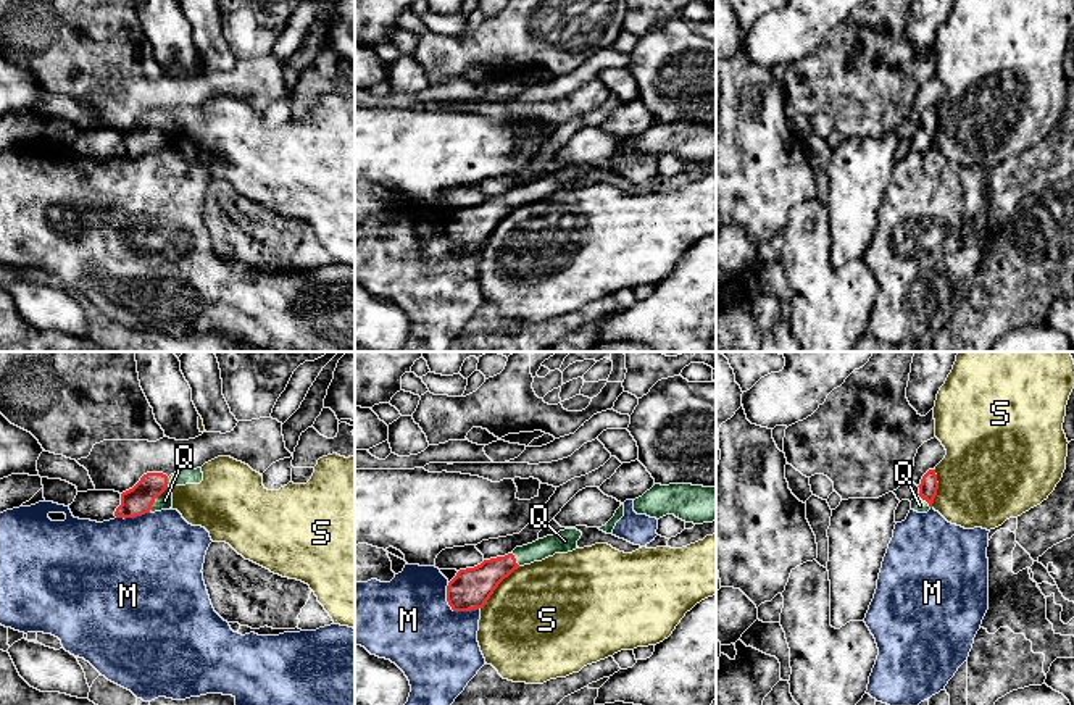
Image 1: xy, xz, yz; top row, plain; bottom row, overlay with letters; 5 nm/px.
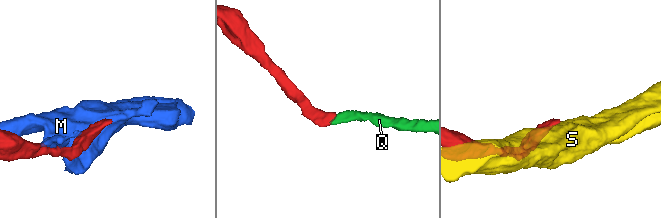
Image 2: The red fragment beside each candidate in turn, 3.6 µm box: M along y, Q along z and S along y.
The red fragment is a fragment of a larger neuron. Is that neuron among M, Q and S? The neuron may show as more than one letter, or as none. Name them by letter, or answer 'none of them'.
Q

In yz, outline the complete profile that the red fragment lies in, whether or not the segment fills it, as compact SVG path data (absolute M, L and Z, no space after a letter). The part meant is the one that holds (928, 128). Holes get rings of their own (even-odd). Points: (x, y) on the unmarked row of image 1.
M929 108L918 126L919 132L911 139L911 148L927 152L932 147L939 127L935 108Z

